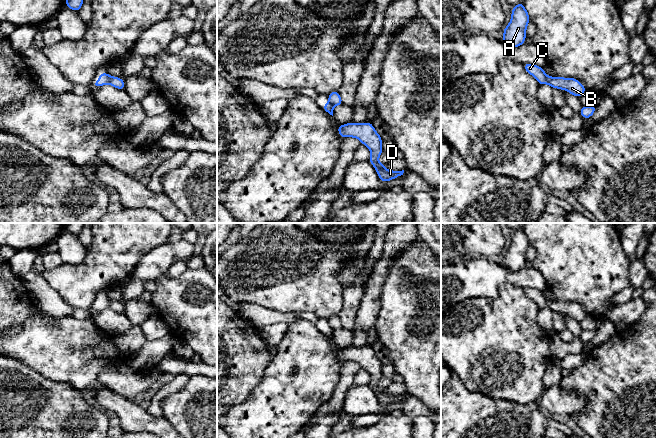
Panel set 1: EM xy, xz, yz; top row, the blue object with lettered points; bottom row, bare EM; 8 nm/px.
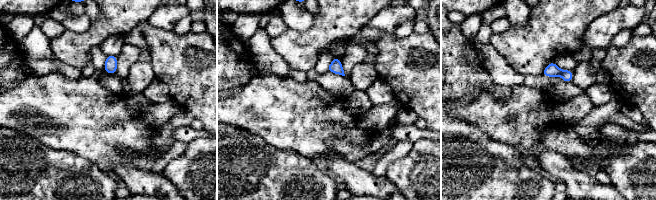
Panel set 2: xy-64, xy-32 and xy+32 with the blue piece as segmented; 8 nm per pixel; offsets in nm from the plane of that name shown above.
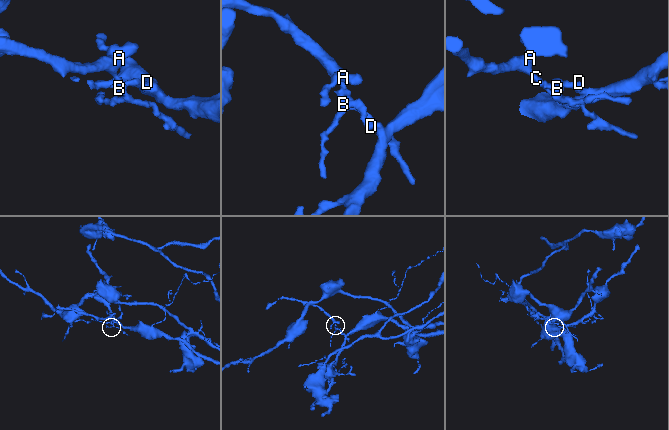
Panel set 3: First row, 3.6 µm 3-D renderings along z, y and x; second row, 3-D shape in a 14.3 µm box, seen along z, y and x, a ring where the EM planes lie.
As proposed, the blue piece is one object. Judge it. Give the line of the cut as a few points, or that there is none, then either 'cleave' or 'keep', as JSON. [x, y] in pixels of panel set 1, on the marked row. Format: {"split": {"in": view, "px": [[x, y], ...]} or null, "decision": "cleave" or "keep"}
{"split": {"in": "xy", "px": [[110, 76], [108, 83]]}, "decision": "cleave"}

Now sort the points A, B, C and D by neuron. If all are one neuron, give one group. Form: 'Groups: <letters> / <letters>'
Groups: A C / B D

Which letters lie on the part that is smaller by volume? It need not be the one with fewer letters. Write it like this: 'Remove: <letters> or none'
Remove: A, C

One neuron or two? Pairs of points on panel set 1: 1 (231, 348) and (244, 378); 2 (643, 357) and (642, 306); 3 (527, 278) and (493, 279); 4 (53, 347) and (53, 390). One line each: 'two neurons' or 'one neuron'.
1: one neuron
2: two neurons
3: one neuron
4: two neurons

